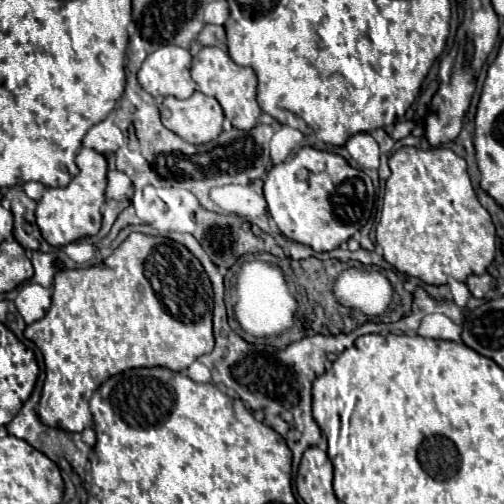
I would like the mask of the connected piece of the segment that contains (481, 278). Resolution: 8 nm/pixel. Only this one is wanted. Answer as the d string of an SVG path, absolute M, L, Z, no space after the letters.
M489 273L473 275L467 279L467 287L473 293L473 297L483 297L489 289L493 289L493 277Z

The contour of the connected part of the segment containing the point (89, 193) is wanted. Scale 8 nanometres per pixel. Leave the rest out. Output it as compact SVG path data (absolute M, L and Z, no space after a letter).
M83 147L75 163L79 167L79 175L67 187L45 189L41 201L37 203L37 225L43 233L43 239L53 247L63 247L83 237L97 235L101 229L101 205L105 203L107 187L107 161L101 153Z

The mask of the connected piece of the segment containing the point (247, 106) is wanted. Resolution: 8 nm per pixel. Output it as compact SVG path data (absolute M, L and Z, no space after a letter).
M203 47L191 61L191 79L197 83L197 89L203 95L211 95L219 101L219 105L225 111L225 117L233 123L235 129L249 131L257 125L261 109L255 99L257 77L251 67L241 67L233 63L227 51L221 47Z

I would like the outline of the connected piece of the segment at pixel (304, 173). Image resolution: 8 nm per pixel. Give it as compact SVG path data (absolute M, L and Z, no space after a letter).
M303 147L293 159L275 165L263 185L269 213L277 229L313 251L331 251L353 237L373 211L373 183L341 155Z

